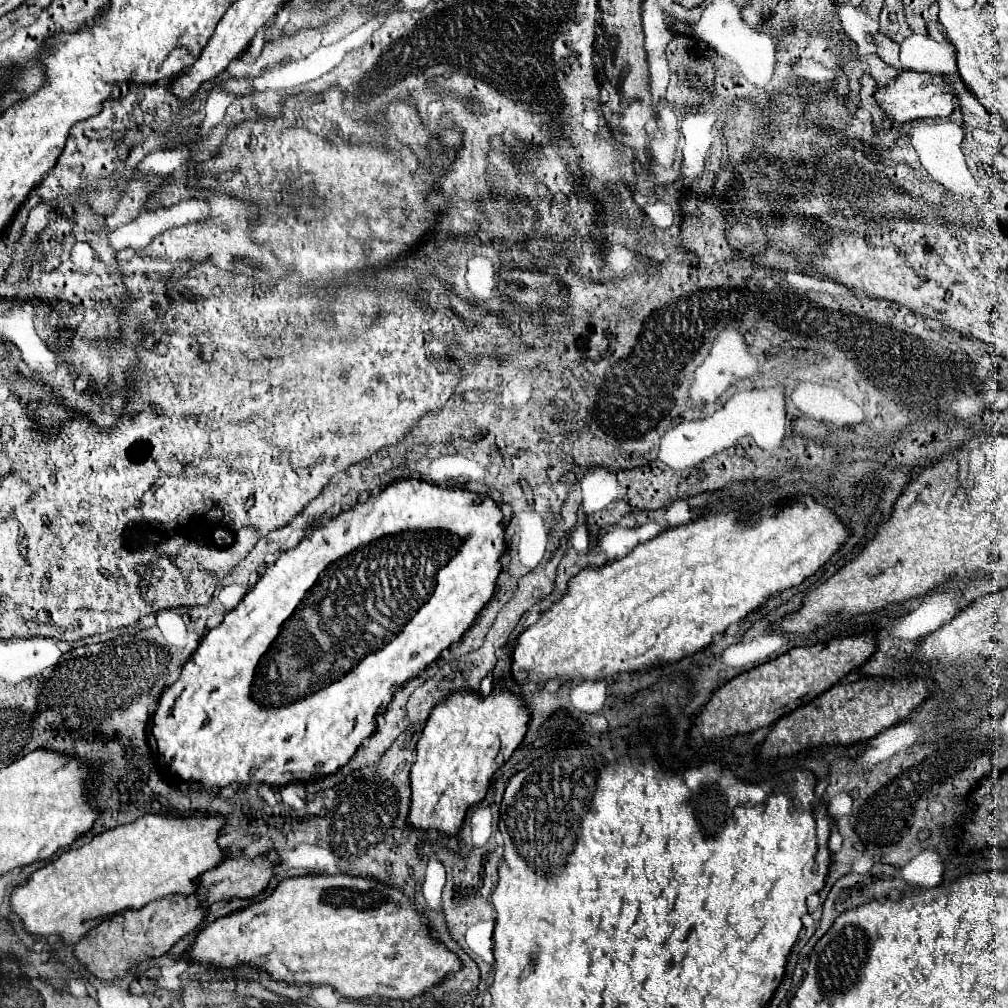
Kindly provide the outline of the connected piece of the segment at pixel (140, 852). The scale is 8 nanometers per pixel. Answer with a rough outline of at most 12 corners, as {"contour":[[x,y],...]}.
{"contour":[[143,815],[13,889],[31,937],[189,895],[221,817]]}

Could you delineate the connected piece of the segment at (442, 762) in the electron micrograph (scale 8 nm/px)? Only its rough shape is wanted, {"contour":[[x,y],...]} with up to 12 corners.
{"contour":[[519,695],[439,703],[411,767],[413,831],[459,835],[527,731]]}

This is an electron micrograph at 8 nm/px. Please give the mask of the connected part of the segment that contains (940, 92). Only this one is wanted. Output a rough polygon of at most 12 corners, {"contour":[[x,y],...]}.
{"contour":[[903,71],[873,99],[885,121],[947,119],[955,93],[945,77]]}

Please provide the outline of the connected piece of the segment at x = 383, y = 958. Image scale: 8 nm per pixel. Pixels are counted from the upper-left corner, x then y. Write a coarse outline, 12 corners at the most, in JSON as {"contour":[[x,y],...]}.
{"contour":[[281,881],[185,959],[411,999],[461,961],[401,891]]}

